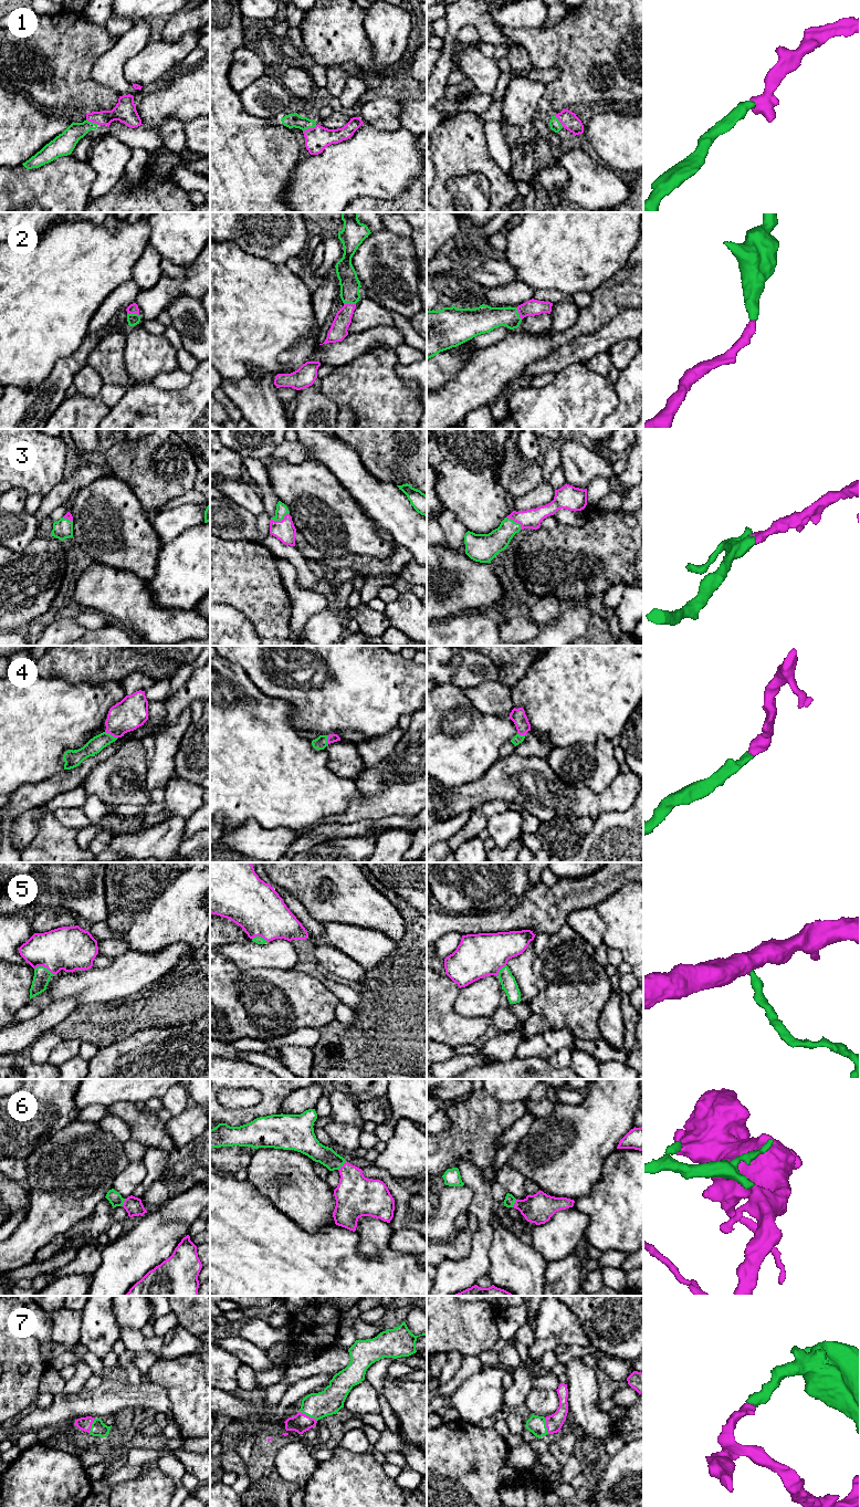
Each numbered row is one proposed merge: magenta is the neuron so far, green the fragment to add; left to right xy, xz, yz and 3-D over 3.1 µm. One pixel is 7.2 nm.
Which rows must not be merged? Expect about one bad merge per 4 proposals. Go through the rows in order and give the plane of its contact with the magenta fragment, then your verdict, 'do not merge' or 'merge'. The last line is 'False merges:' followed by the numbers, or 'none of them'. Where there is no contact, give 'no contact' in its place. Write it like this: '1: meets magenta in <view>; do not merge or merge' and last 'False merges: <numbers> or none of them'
1: meets magenta in xz; merge
2: meets magenta in xy; merge
3: meets magenta in xz; merge
4: meets magenta in xy; merge
5: meets magenta in xy; merge
6: meets magenta in xz; merge
7: meets magenta in xz; merge
False merges: none of them

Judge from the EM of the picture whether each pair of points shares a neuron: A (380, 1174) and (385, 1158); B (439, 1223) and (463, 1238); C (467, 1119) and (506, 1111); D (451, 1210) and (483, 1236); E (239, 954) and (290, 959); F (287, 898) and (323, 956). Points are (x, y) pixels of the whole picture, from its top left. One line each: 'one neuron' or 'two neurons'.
A: two neurons
B: two neurons
C: one neuron
D: two neurons
E: one neuron
F: one neuron

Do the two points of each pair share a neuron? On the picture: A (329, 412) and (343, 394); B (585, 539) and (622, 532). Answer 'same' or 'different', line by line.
A: different
B: same

